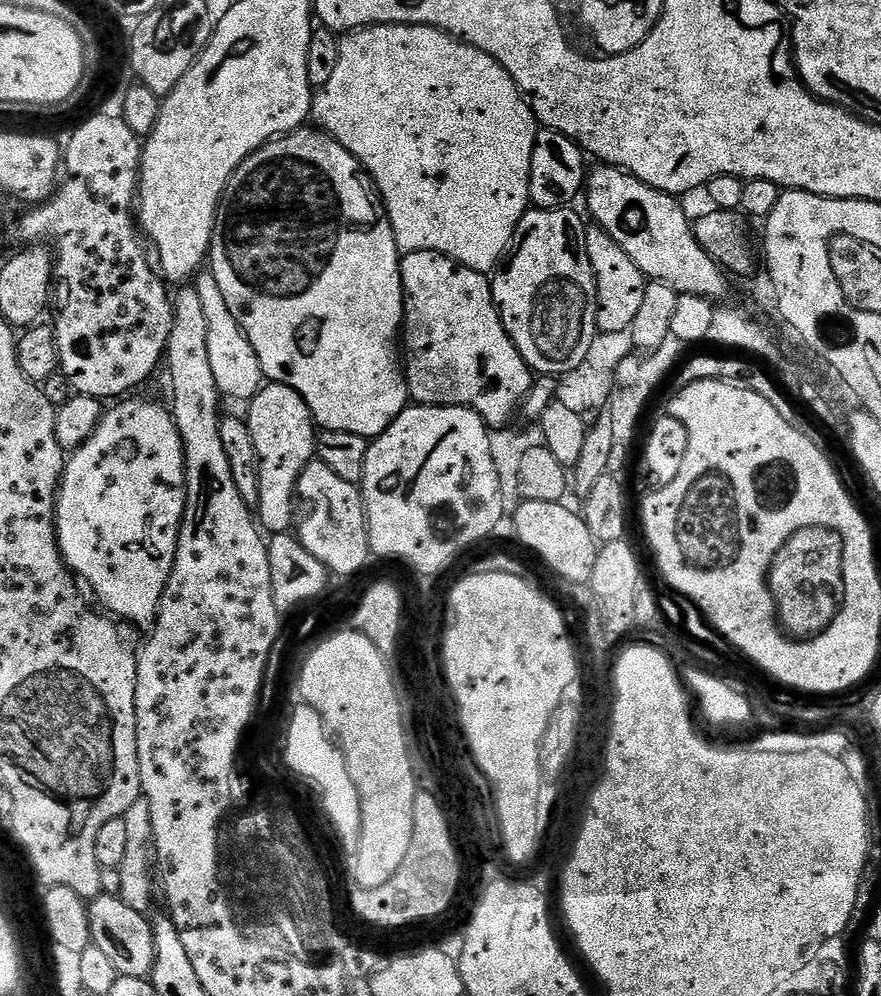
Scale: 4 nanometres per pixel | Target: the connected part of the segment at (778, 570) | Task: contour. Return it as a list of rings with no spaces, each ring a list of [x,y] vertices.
[[[829,528],[798,530],[772,560],[768,584],[776,600],[781,629],[789,637],[811,638],[825,632],[840,613],[844,595],[844,547],[840,536]]]

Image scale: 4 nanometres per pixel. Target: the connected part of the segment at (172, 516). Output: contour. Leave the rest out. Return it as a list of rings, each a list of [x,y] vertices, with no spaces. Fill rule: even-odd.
[[[124,398],[119,402],[113,403],[111,405],[113,408],[109,412],[107,409],[101,415],[96,428],[86,438],[84,444],[81,444],[65,459],[64,472],[60,475],[60,487],[56,490],[54,515],[56,517],[56,545],[60,548],[60,556],[64,559],[64,565],[68,568],[68,571],[83,581],[83,583],[84,580],[88,583],[89,590],[96,595],[97,601],[95,600],[95,603],[107,615],[117,621],[137,626],[136,624],[151,625],[155,621],[164,587],[172,573],[172,566],[176,556],[176,542],[180,532],[180,519],[184,514],[184,447],[176,429],[176,423],[172,420],[171,411],[165,405],[163,408],[156,400],[132,399]]]

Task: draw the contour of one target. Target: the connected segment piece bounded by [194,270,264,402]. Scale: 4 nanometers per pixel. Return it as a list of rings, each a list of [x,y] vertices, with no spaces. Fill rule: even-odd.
[[[210,270],[198,272],[194,278],[194,287],[202,303],[206,317],[206,346],[210,361],[210,370],[214,375],[217,392],[225,399],[251,401],[264,384],[261,364],[254,354],[253,347],[244,336],[237,320],[230,314],[222,292],[218,289],[217,279]]]

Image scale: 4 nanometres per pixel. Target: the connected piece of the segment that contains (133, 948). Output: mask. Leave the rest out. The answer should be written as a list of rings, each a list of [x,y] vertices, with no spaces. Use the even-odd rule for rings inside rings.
[[[100,893],[88,905],[91,943],[109,956],[117,975],[145,979],[151,975],[154,944],[151,921],[145,913],[126,905],[117,896]]]

